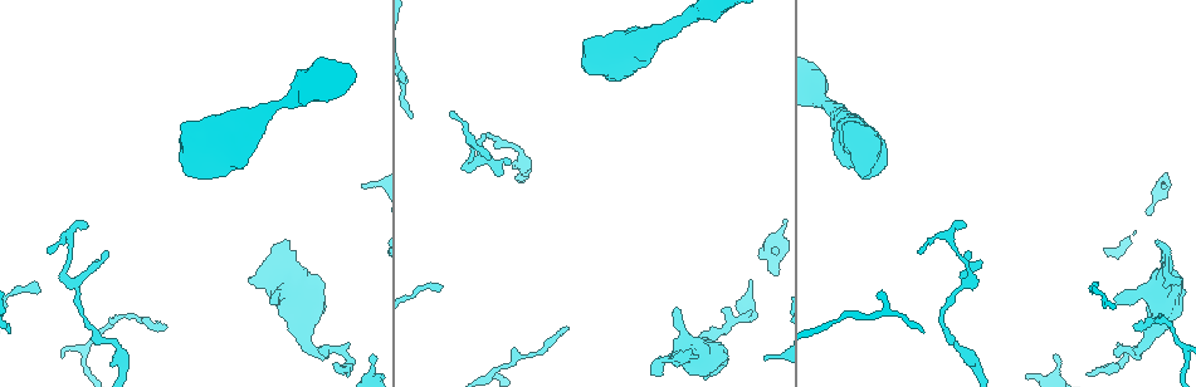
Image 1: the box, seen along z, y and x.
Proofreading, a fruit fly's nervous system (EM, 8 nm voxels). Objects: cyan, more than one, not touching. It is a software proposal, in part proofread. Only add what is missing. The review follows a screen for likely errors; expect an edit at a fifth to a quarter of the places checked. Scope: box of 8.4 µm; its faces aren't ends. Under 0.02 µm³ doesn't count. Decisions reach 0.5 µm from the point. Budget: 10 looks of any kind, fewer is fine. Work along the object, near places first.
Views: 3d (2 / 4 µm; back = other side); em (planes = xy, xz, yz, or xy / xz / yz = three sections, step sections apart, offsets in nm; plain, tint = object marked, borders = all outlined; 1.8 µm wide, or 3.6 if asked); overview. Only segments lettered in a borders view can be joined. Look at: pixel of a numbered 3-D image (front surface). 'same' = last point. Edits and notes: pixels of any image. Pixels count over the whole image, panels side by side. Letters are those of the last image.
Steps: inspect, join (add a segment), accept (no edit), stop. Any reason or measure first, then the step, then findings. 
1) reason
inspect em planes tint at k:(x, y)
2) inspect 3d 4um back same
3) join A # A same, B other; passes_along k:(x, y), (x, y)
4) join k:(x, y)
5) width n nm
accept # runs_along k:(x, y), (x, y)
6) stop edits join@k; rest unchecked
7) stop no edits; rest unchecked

free end
inspect 3d 2um back at 1:(371, 358)

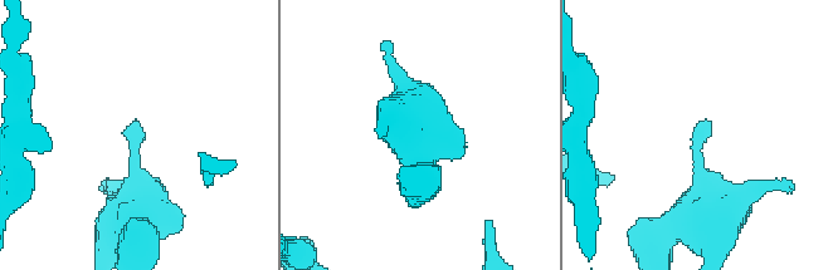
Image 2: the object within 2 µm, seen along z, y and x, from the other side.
inspect em yz step 4 borders at 2:(135, 121)

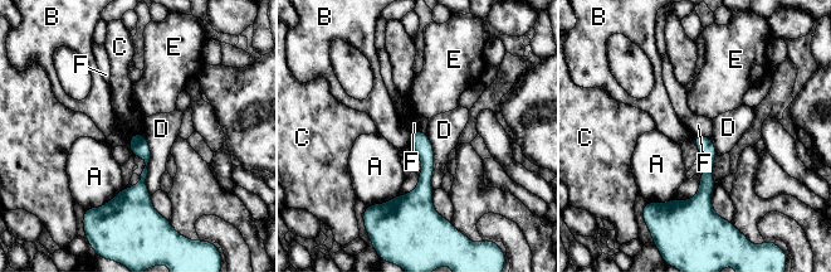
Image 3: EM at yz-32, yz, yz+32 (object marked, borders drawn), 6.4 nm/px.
another direction
inspect em planes borders same

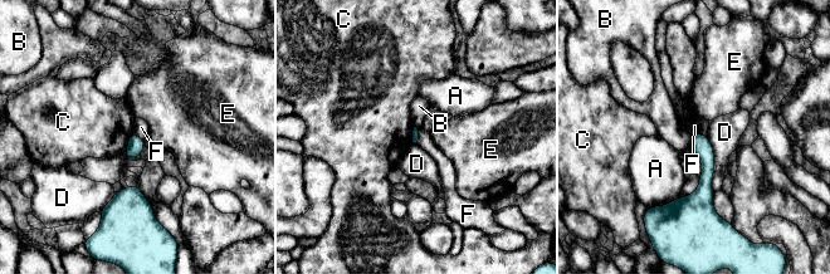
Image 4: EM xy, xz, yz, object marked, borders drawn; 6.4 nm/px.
accept # A other, B other, C other, D other, E other, F other; border 4:(691, 133), (704, 133), (707, 136); none of them fits

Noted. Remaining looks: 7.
free end
inspect 3d 2um at 1:(508, 161)

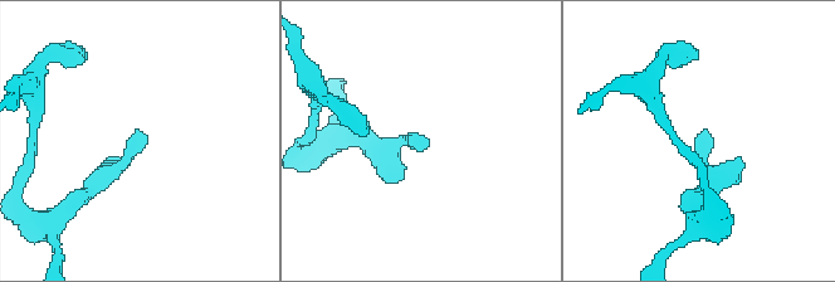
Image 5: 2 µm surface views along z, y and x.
need the tissue
inspect em xy step 8 plain at 5:(703, 129)

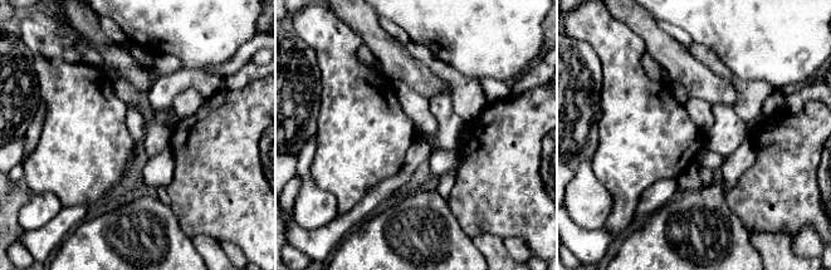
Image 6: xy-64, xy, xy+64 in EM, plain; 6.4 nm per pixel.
what lies round it
inspect em xy step 8 borders same

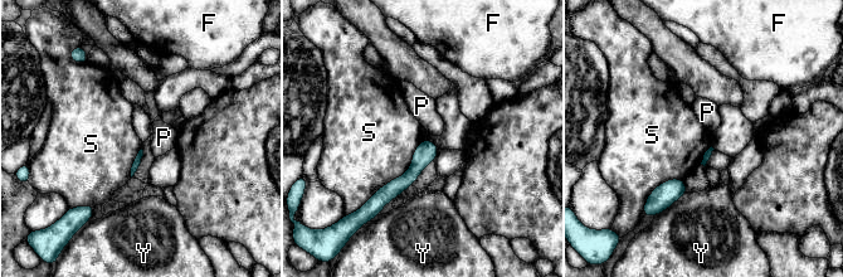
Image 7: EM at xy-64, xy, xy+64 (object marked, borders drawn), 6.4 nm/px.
accept # F other, P other, S other, Y other; border 7:(423, 140), (409, 168), (364, 203); none of them fits

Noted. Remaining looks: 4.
stops while still wide
inspect em planes tint at 1:(583, 44)

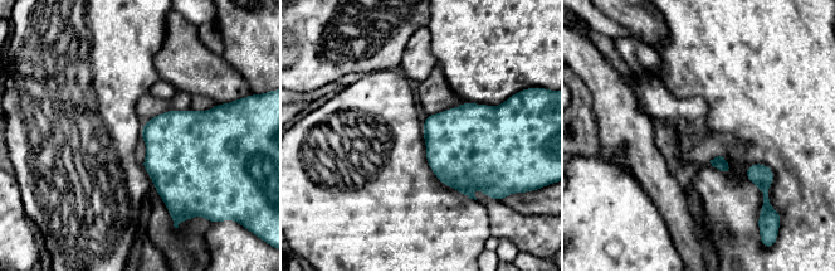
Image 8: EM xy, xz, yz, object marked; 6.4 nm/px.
see the neighbours
inspect em planes borders same

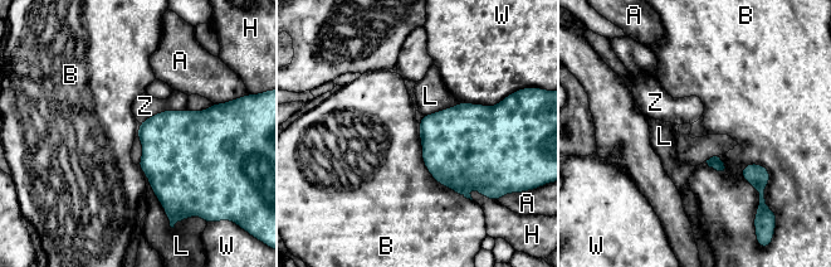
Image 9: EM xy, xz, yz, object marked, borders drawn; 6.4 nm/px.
accept # A other, B other, H other, L other, W other, Z other; border 9:(418, 124), (426, 170), (472, 200); none of them fits

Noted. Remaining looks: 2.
stop no edits; rest unchecked

